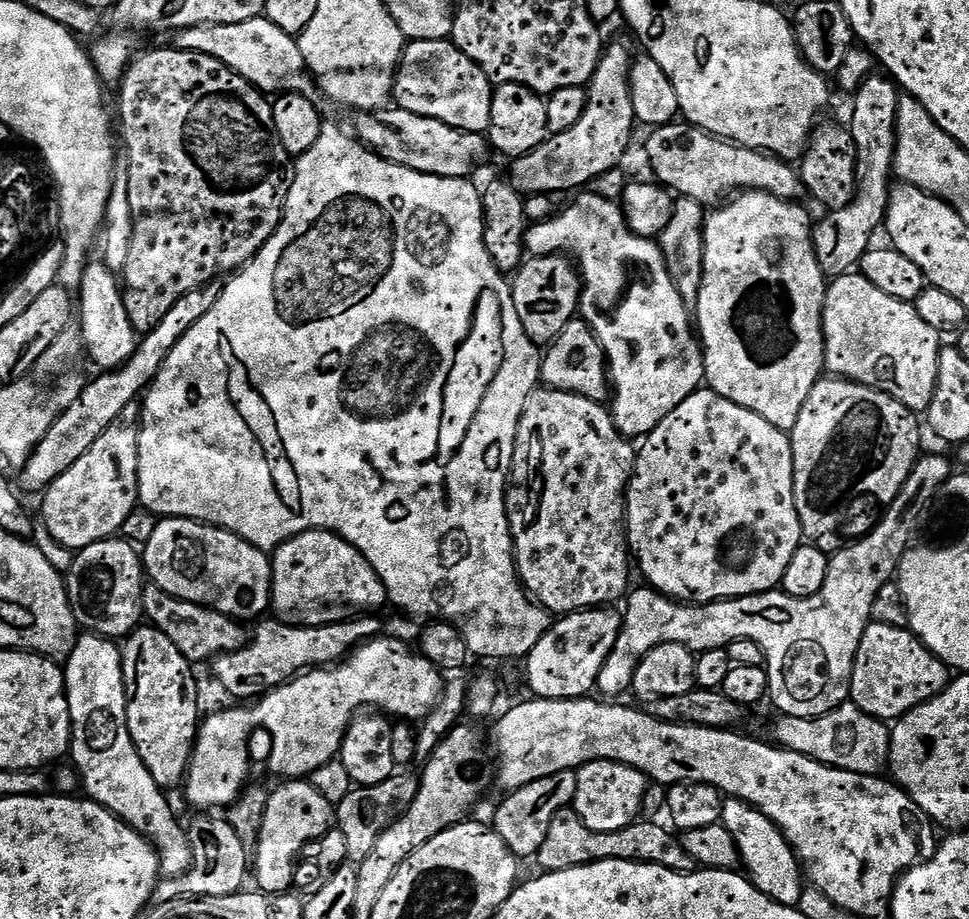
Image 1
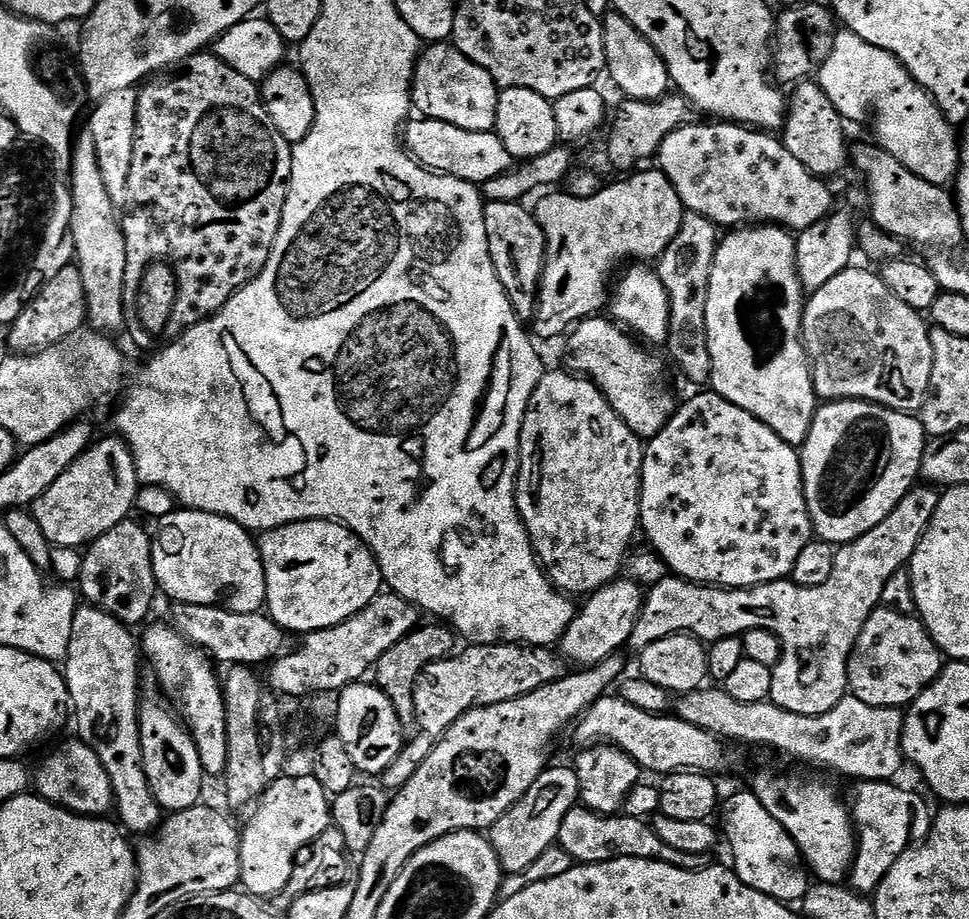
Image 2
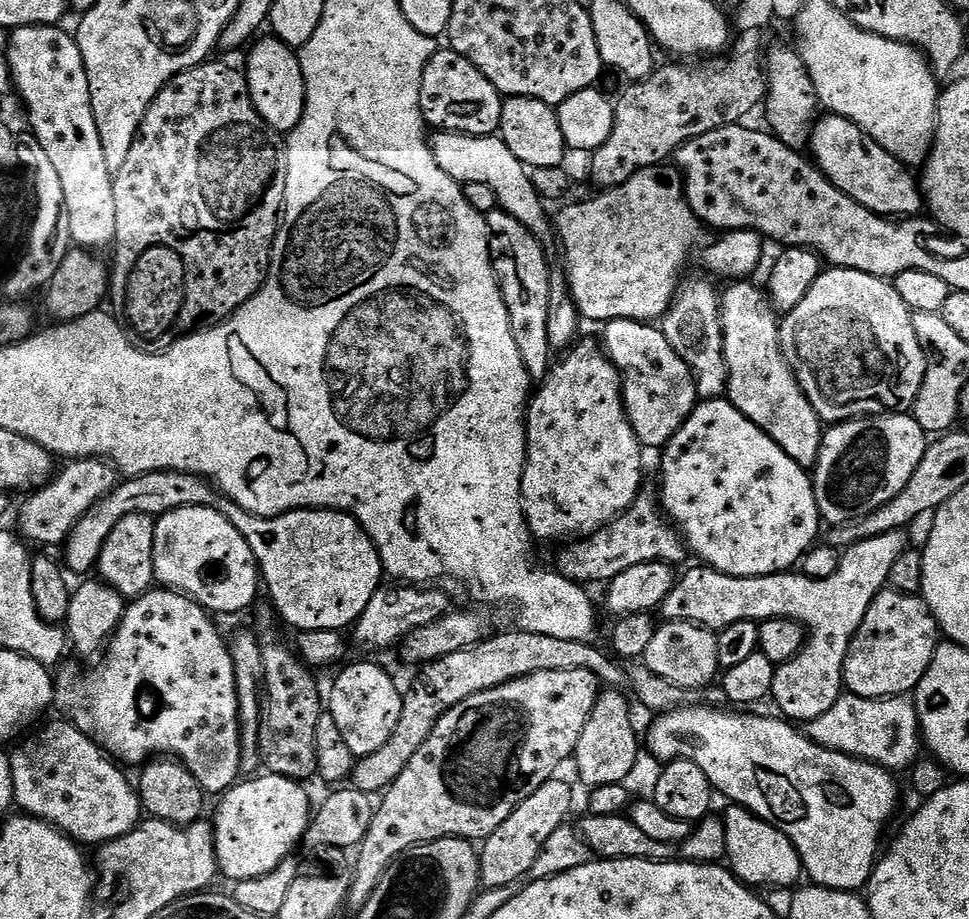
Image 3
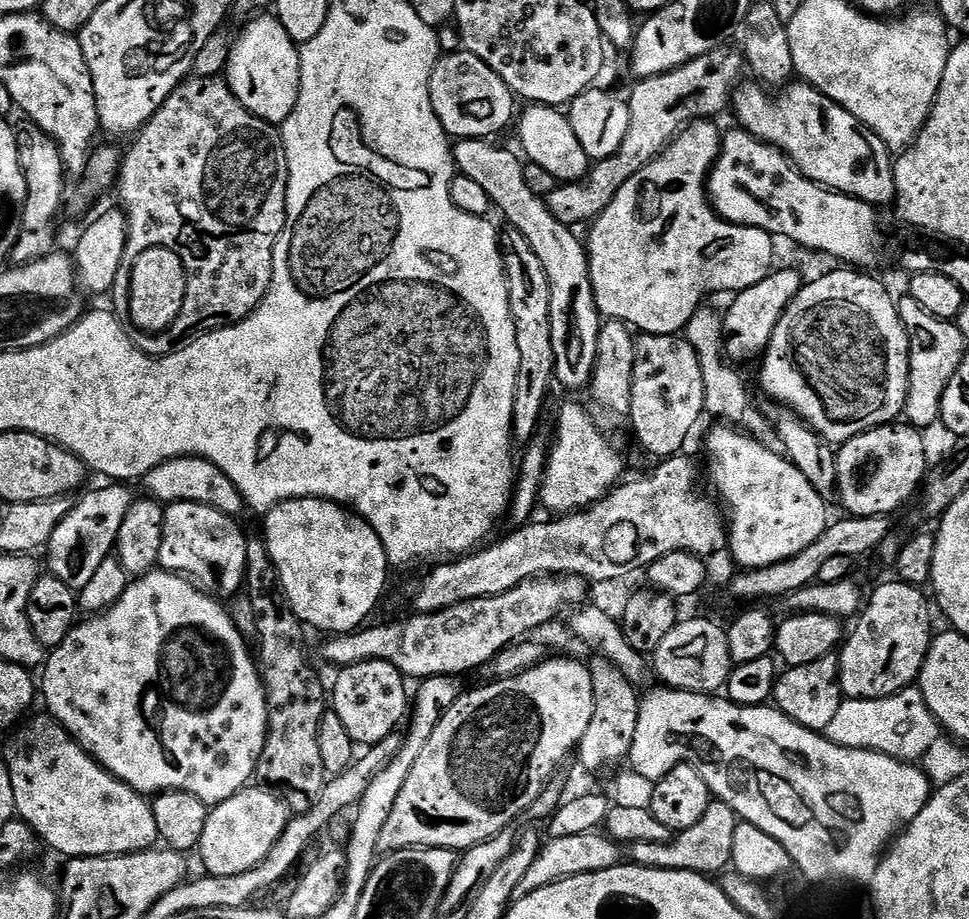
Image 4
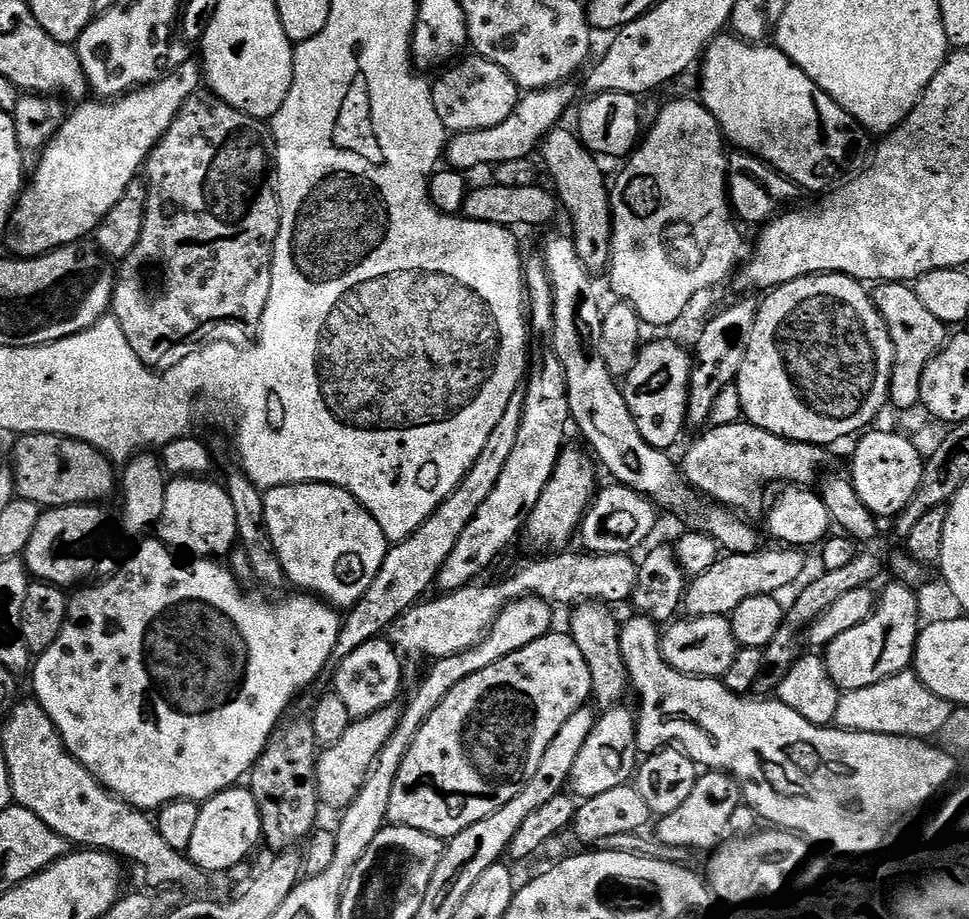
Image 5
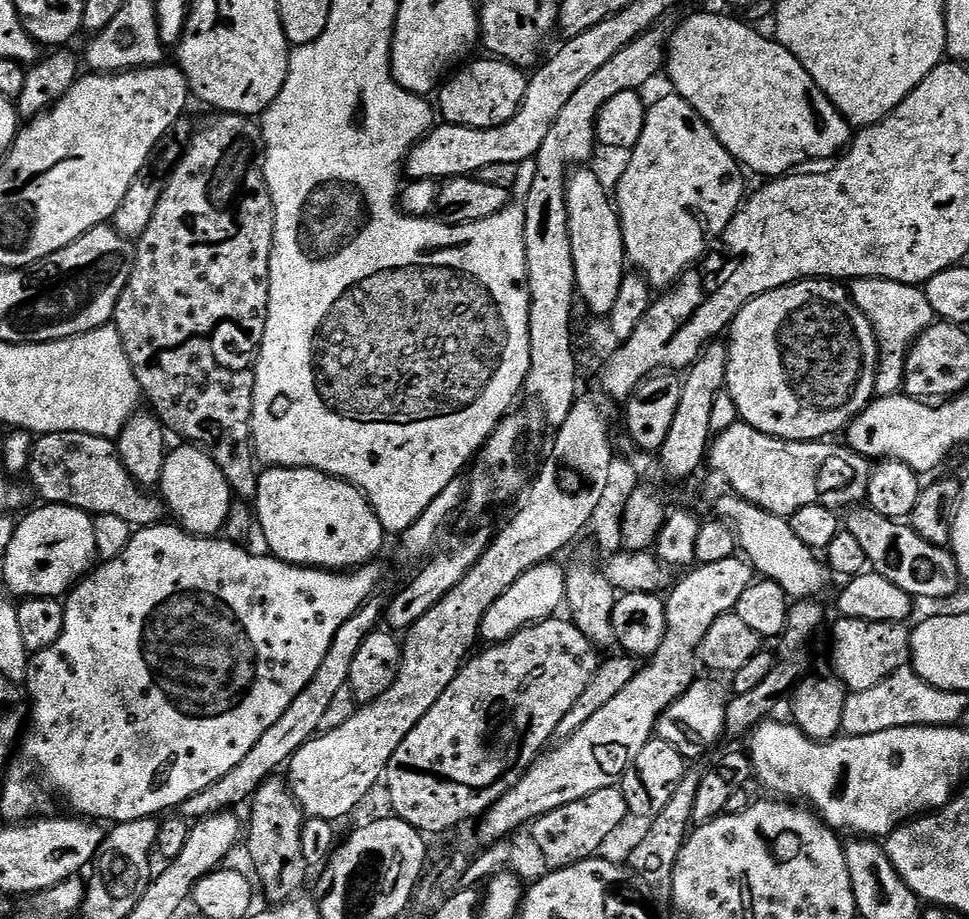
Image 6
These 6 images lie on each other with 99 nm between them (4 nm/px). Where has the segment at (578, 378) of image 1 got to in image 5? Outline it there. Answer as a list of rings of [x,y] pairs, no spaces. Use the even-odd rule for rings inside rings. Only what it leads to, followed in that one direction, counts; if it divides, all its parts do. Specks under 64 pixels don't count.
[[[656,340],[653,344],[645,343],[640,349],[640,357],[634,362],[634,370],[623,381],[622,391],[626,398],[626,406],[630,406],[630,414],[634,414],[634,422],[638,426],[638,434],[650,446],[672,450],[684,432],[684,424],[688,419],[688,392],[690,391],[690,378],[692,377],[693,357],[680,344],[672,340]]]

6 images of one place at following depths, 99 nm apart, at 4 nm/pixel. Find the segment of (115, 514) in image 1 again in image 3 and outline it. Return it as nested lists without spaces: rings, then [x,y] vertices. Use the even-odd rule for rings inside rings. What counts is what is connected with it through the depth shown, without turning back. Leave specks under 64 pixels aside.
[[[81,458],[71,461],[65,472],[57,471],[52,479],[42,488],[37,488],[27,497],[28,501],[20,508],[20,517],[16,524],[20,527],[19,535],[25,541],[33,540],[36,544],[57,544],[63,545],[68,539],[68,533],[72,531],[72,525],[100,499],[107,496],[118,483],[118,473],[111,464],[100,458]]]

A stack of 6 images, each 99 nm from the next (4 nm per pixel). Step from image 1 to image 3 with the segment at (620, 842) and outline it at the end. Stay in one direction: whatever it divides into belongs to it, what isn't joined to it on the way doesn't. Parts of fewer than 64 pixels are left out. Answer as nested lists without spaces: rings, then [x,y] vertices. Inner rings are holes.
[[[586,815],[584,821],[578,824],[578,831],[591,846],[597,857],[606,860],[663,860],[665,862],[683,862],[685,864],[711,864],[719,861],[722,856],[722,844],[719,839],[712,840],[712,832],[704,828],[698,834],[693,834],[683,844],[667,844],[654,842],[647,834],[642,834],[638,826],[627,815],[613,816]]]

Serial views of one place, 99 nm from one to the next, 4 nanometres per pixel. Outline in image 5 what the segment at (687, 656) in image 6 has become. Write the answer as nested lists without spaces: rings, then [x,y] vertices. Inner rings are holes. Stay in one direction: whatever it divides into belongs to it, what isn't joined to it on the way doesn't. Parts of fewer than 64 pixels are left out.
[[[780,546],[777,552],[757,550],[750,554],[721,555],[706,574],[695,577],[687,585],[683,607],[689,617],[728,616],[746,598],[755,596],[776,596],[783,588],[788,588],[804,572],[804,556],[799,547]],[[614,706],[597,719],[586,746],[578,753],[574,761],[574,770],[570,779],[570,792],[573,797],[589,800],[606,790],[629,783],[638,767],[638,749],[636,746],[636,716],[625,706]]]

